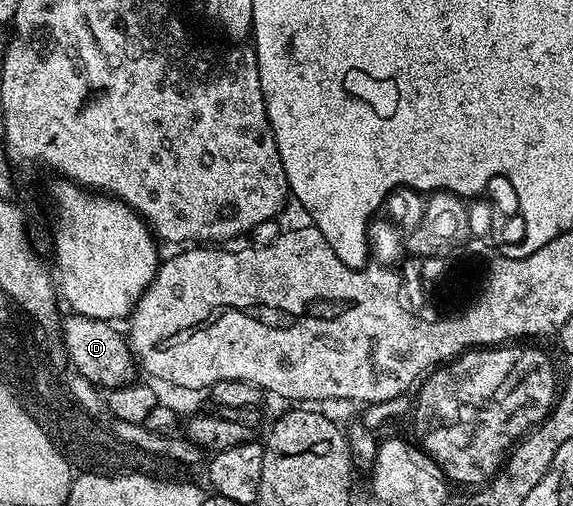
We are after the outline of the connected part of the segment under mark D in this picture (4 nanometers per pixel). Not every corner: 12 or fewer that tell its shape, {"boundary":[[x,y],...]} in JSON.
{"boundary":[[74,313],[62,347],[81,379],[105,391],[137,381],[113,323]]}

